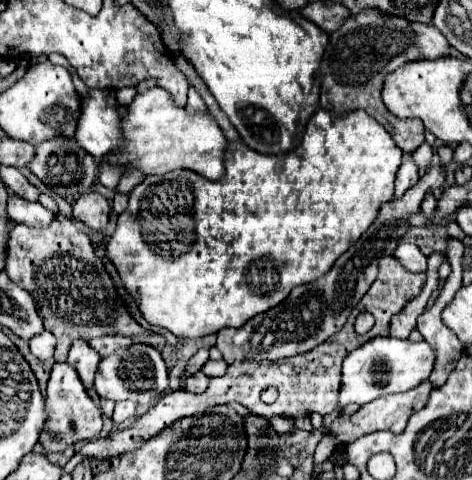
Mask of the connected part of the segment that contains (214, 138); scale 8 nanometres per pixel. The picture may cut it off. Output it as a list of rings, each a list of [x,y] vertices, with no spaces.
[[[156,86],[144,94],[136,94],[122,124],[124,136],[128,136],[128,144],[124,144],[120,152],[106,156],[110,162],[124,164],[126,168],[136,166],[146,176],[166,174],[178,168],[200,172],[208,180],[220,180],[224,176],[224,150],[228,142],[216,118],[208,110],[190,114],[186,106],[178,106],[164,88]]]

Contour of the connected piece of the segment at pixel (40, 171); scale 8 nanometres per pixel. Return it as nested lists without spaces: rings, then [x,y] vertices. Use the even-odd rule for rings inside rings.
[[[56,138],[36,146],[36,158],[28,164],[28,168],[58,196],[74,196],[74,198],[78,198],[80,194],[88,194],[98,176],[96,160],[88,152],[84,152],[76,140],[68,138]]]

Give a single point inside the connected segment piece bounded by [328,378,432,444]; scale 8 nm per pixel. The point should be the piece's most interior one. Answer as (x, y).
(391, 412)

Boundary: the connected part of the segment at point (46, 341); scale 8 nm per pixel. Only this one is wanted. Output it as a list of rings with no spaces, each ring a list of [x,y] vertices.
[[[42,330],[40,334],[36,334],[36,336],[30,338],[30,352],[32,352],[38,360],[48,360],[48,358],[52,358],[54,348],[56,348],[56,338],[54,338],[52,332],[48,332],[48,330]]]

